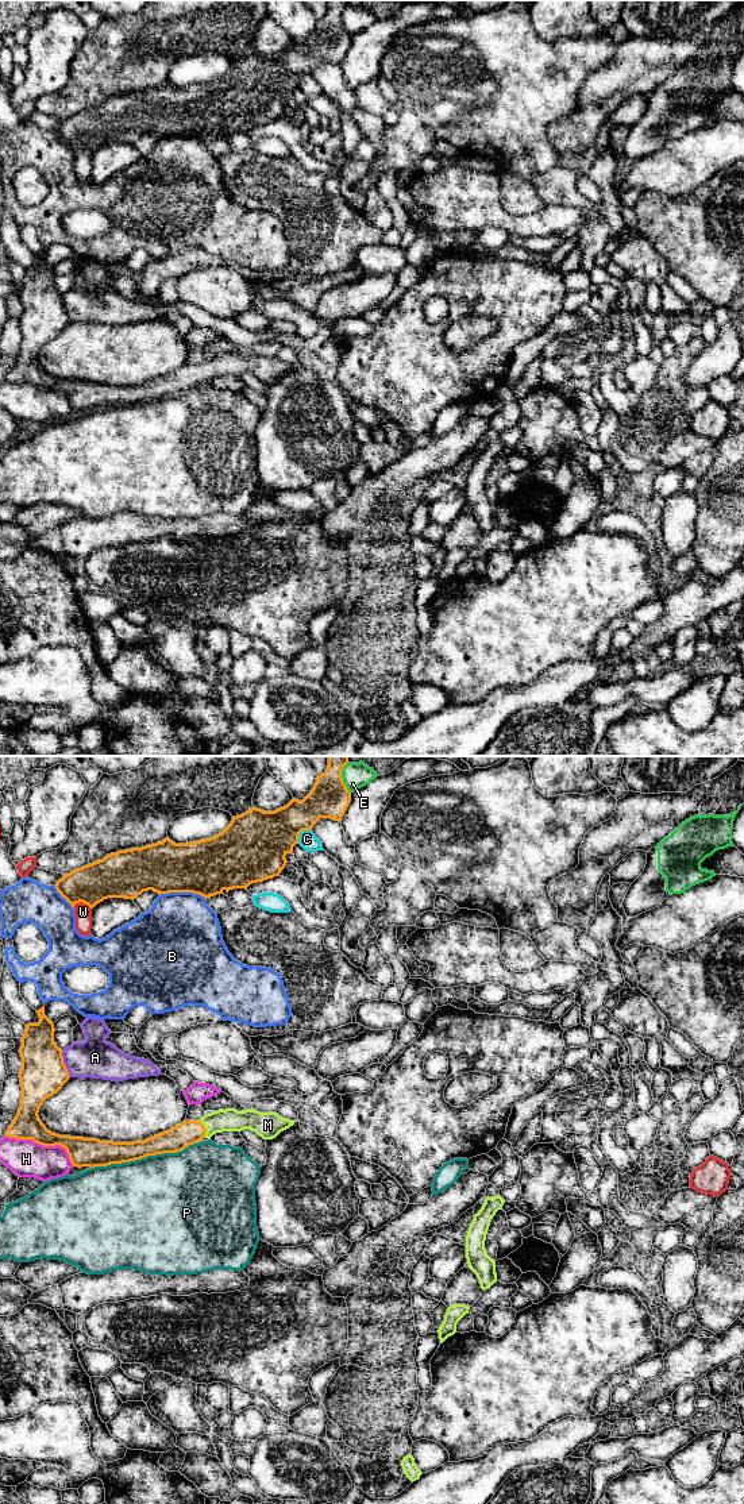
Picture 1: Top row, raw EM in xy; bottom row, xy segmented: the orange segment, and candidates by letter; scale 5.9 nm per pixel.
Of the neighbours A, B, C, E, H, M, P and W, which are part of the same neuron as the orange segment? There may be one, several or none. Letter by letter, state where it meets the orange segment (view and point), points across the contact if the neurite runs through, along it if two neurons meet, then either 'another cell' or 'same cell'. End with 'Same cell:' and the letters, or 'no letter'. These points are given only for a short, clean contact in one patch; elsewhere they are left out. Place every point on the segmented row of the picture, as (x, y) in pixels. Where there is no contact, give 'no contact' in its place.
A: meets orange in xy at (64, 1064); another cell
B: meets orange in xy at (182, 891); another cell
C: meets orange in xy at (300, 832); border along xy (311, 829), (304, 829), (297, 843); another cell
E: meets orange in xy at (342, 778); another cell
H: meets orange in xy at (43, 1145); another cell
M: meets orange in xy at (205, 1129); runs through xy (189, 1132), (205, 1129), (214, 1122), (230, 1119); same cell
P: meets orange in xy at (142, 1157); another cell
W: meets orange in xy at (83, 902); another cell
Same cell: M

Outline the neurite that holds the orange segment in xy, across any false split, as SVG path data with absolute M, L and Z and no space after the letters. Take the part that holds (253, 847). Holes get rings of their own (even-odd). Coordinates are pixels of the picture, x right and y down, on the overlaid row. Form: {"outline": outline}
{"outline": "M328 756L324 774L316 778L311 793L298 801L293 798L286 806L274 811L251 810L232 817L231 824L217 836L176 844L169 837L163 841L131 848L107 855L103 860L84 865L63 875L55 884L57 891L74 909L76 903L85 903L93 909L108 898L135 899L143 891L161 894L193 892L211 898L234 888L246 888L258 882L278 876L286 865L285 856L293 853L302 830L312 830L320 818L342 821L350 802L351 793L343 783L342 770L348 756Z"}

